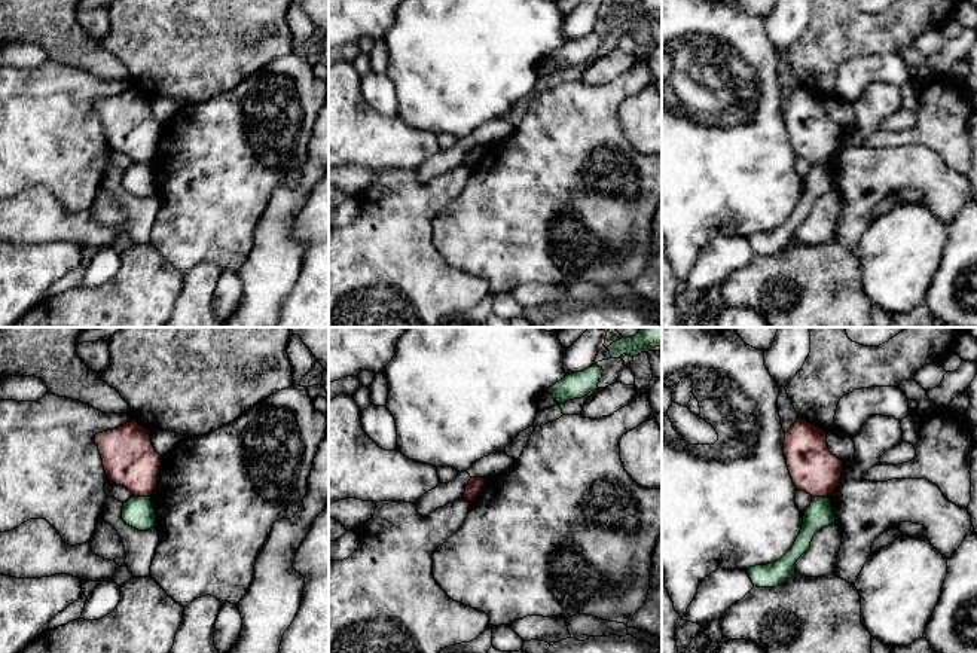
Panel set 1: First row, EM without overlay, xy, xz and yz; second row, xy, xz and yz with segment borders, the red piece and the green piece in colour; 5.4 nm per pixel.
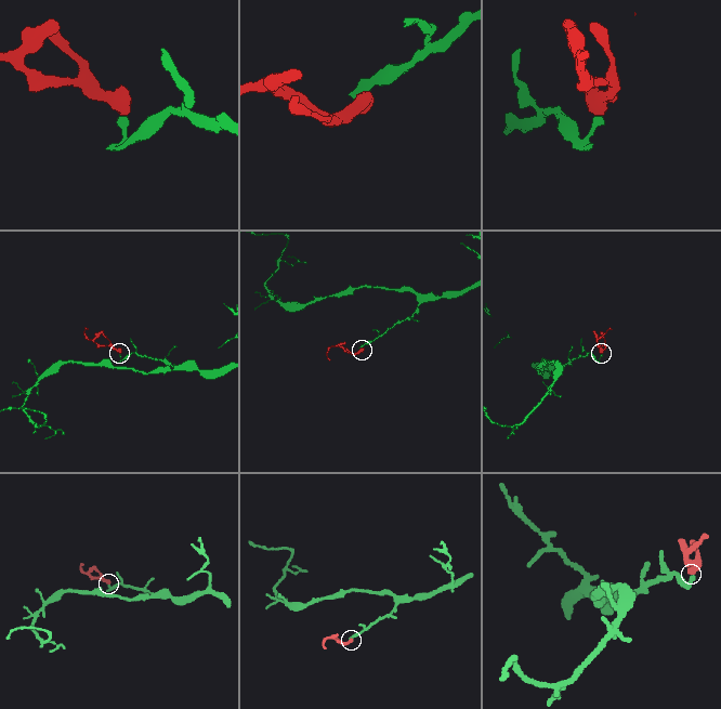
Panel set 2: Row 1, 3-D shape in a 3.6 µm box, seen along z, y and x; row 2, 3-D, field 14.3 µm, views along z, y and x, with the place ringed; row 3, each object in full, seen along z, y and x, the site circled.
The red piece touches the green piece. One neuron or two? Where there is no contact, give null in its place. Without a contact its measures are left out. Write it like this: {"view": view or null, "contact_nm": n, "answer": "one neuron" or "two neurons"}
{"view": "xy", "contact_nm": 90, "answer": "two neurons"}

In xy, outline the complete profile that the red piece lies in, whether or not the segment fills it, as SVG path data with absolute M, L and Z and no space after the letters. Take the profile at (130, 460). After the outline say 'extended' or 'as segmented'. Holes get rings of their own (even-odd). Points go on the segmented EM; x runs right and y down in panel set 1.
M132 419L95 434L107 479L134 497L152 497L159 482L162 457L155 451L150 433Z | as segmented

